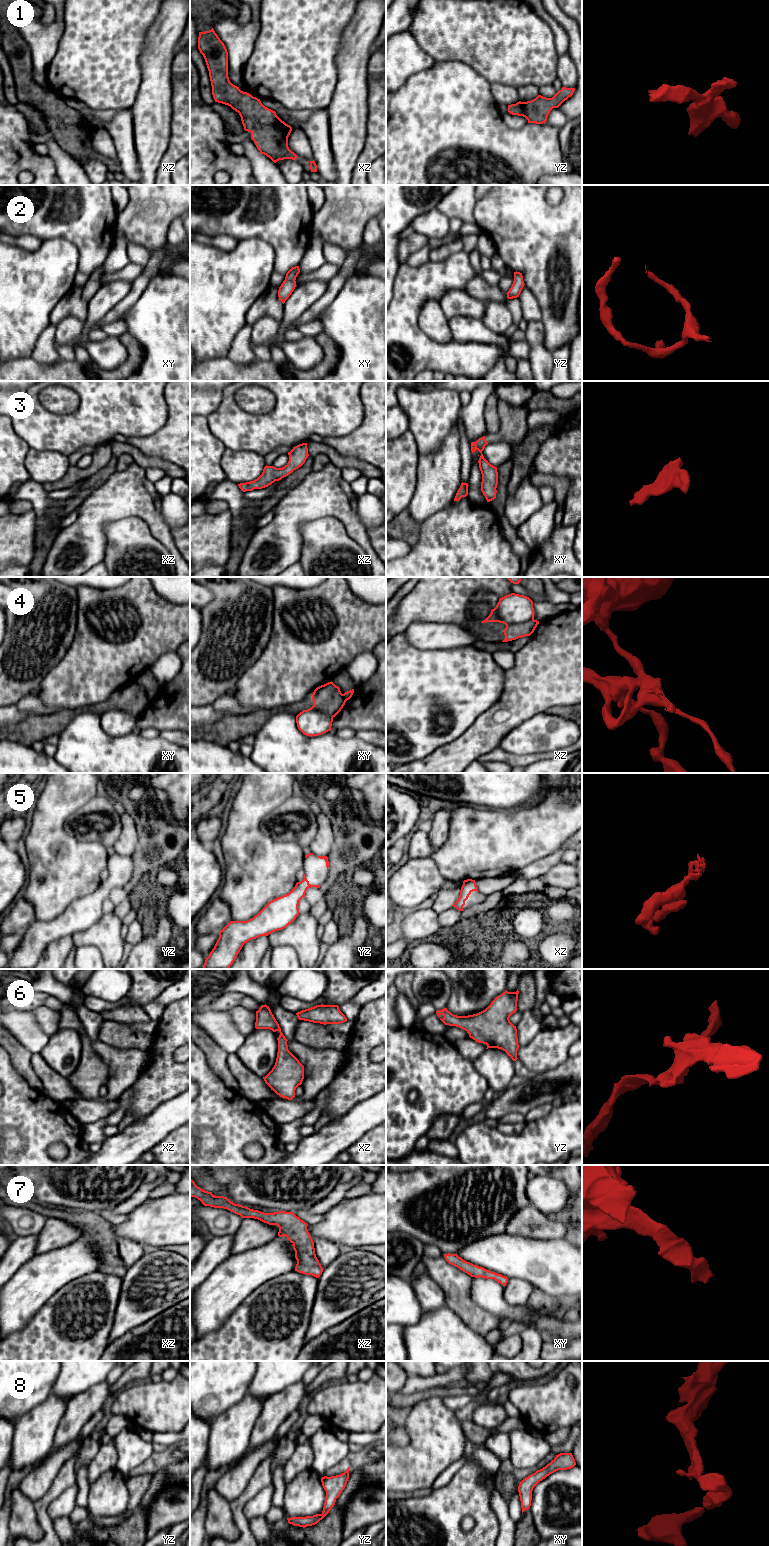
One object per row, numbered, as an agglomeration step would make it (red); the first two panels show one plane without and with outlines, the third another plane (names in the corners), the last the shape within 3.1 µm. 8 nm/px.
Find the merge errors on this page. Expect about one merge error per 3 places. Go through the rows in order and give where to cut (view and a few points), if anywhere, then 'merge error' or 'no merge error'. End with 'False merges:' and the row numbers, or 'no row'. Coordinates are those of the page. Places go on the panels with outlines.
1: cut none; no merge error
2: cut none; no merge error
3: cut none; no merge error
4: cut xz (533, 618), (520, 623), (506, 625); merge error
5: cut none; no merge error
6: cut none; no merge error
7: cut none; no merge error
8: cut none; no merge error
False merges: 4

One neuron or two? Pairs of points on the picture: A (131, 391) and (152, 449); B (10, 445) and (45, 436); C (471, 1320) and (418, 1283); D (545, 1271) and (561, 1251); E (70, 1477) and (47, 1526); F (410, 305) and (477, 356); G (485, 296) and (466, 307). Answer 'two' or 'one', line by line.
A: two
B: two
C: two
D: one
E: one
F: one
G: two

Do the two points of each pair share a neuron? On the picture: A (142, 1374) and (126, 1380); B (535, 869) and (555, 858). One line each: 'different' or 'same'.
A: same
B: same

